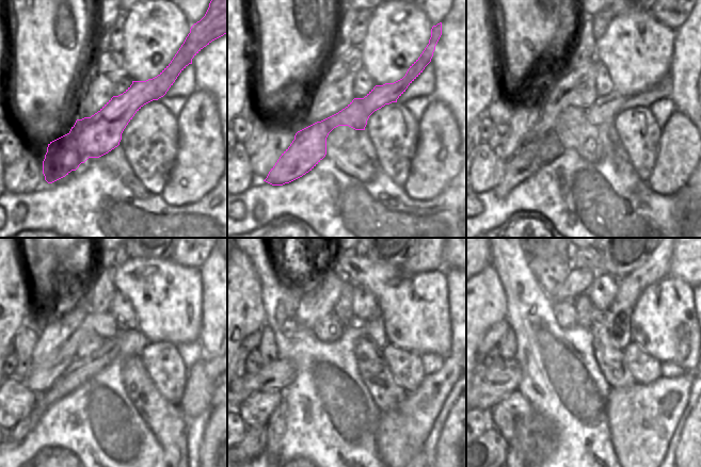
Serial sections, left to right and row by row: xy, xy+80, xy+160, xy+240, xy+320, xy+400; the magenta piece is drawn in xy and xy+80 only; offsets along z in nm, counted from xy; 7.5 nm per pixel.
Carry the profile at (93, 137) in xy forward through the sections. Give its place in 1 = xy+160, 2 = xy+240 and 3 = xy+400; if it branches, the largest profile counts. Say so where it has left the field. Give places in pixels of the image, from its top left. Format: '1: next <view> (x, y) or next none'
1: next xy+160 (531, 155)
2: next xy+240 (79, 371)
3: next xy+400 (489, 452)

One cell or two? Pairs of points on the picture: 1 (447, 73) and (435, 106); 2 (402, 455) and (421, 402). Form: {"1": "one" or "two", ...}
{"1": "two", "2": "one"}

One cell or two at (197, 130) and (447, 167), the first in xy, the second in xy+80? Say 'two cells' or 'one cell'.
one cell

